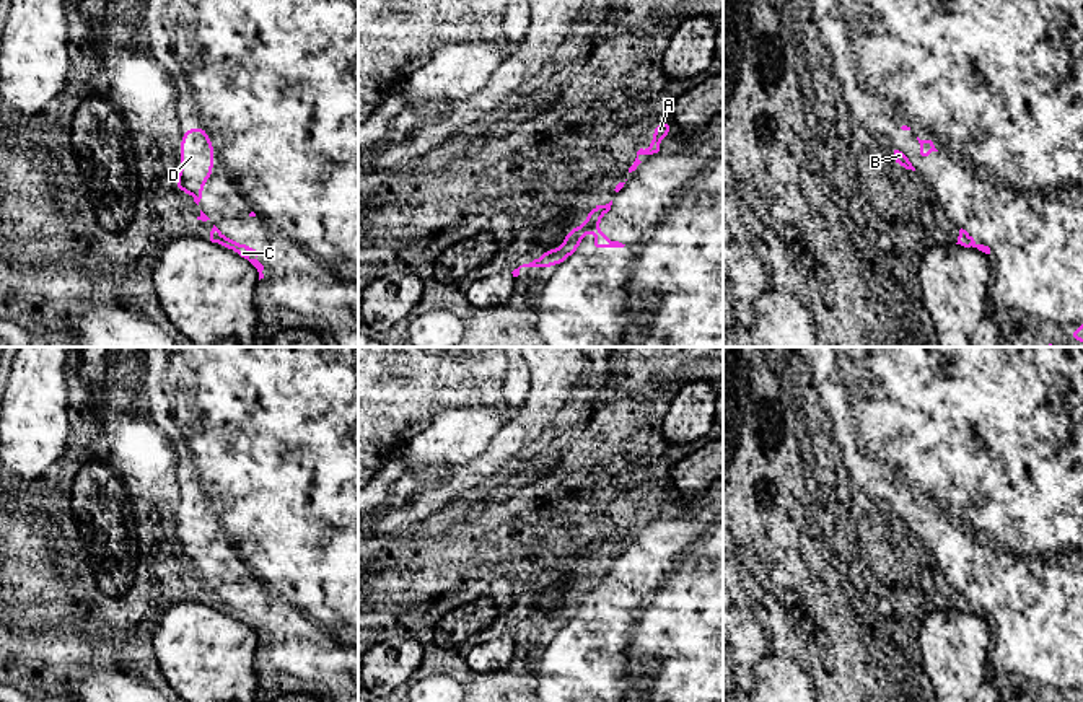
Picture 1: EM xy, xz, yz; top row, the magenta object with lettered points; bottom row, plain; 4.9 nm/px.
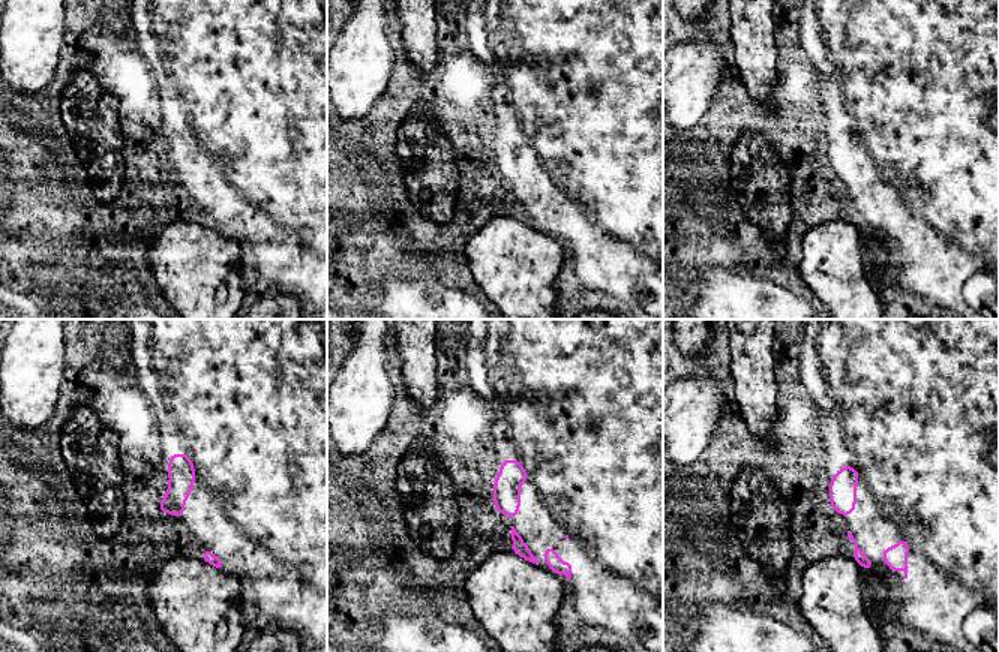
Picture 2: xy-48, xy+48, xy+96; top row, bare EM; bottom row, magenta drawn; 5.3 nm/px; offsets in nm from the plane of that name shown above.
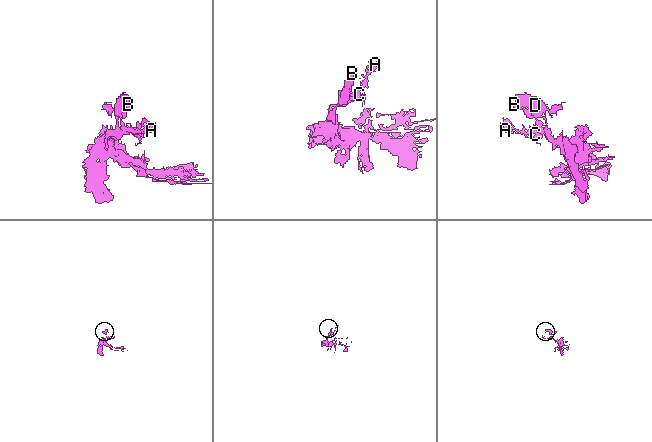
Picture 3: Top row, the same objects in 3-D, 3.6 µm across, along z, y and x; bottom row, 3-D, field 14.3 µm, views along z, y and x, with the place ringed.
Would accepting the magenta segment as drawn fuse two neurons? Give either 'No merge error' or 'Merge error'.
No merge error

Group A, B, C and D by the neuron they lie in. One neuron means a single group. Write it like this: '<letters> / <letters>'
A B C D

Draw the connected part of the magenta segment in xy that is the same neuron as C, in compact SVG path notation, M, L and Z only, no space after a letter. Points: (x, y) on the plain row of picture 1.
M215 590L210 596L210 606L221 611L221 612L228 612L233 617L239 619L241 622L248 624L259 637L259 645L264 643L264 630L256 624L257 622L257 616L246 611L246 609L239 609L235 603L226 603Z

